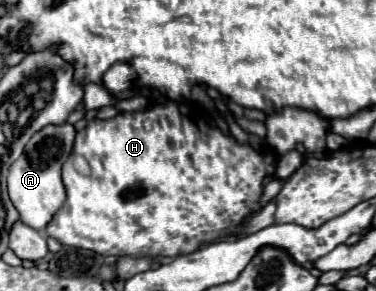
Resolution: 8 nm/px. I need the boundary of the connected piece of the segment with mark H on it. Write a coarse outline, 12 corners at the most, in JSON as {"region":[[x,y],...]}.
{"region":[[166,101],[78,131],[44,233],[174,257],[258,211],[274,151]]}

